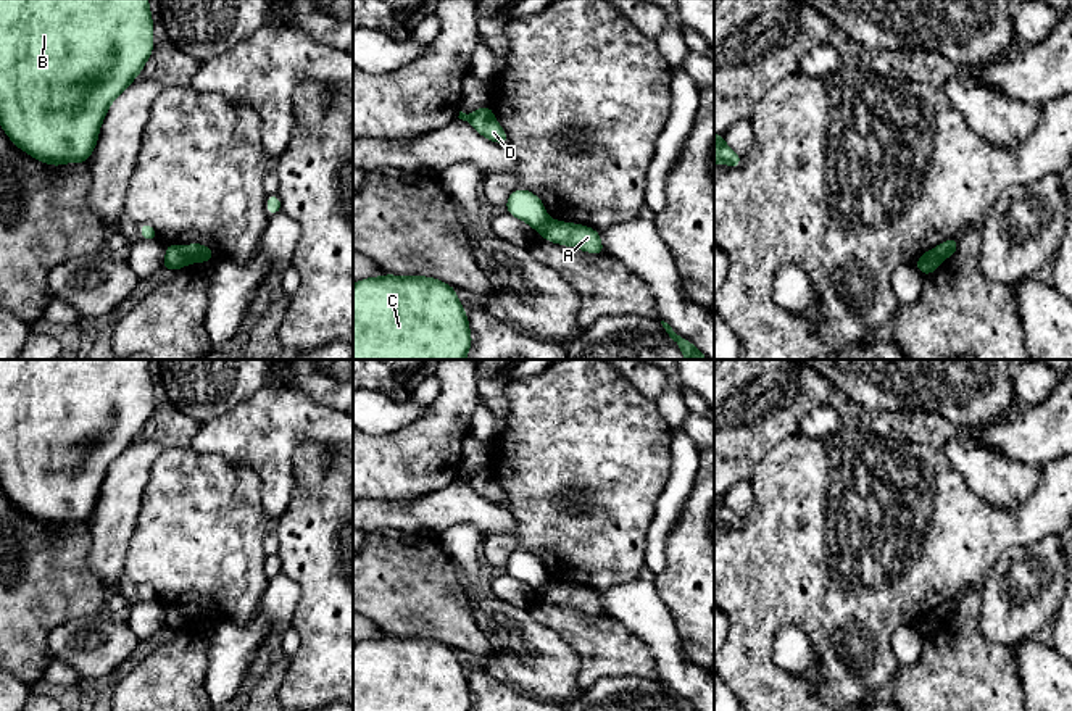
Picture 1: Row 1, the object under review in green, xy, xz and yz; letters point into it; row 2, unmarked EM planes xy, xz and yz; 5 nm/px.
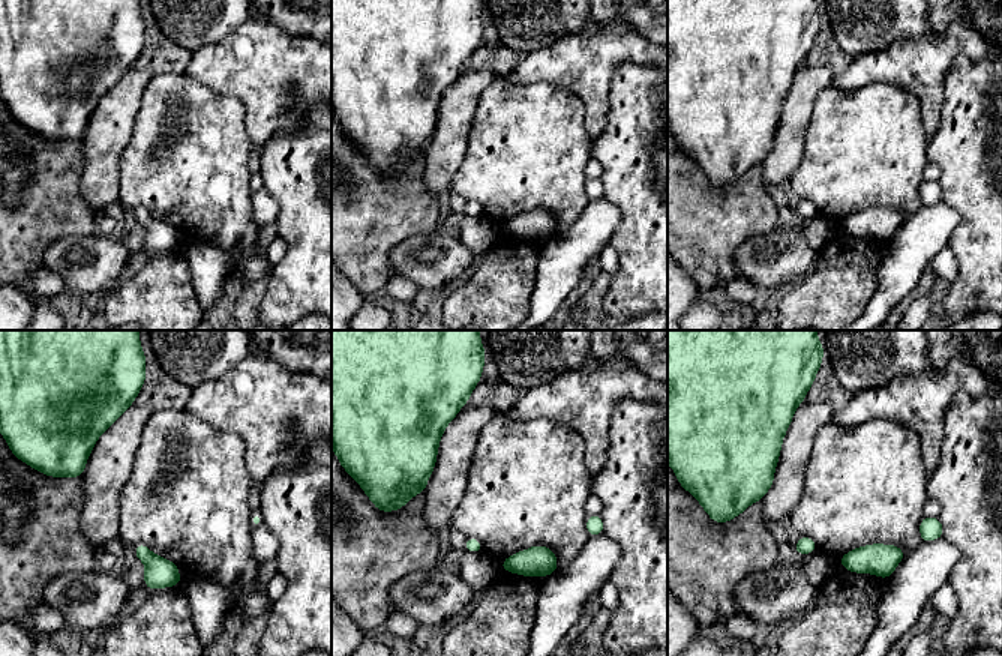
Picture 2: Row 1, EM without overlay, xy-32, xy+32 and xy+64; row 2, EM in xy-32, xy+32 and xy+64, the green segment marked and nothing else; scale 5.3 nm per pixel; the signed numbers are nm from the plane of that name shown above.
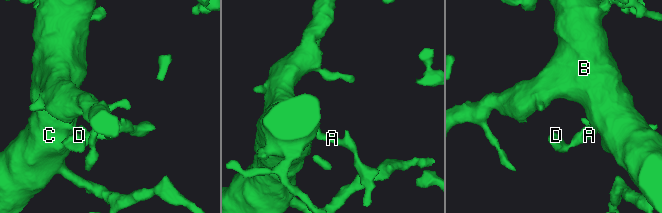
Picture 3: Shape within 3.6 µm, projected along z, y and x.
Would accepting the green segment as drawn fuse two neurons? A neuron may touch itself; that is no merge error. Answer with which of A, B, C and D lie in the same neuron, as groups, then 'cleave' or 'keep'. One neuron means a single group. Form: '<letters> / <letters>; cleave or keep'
A / B C D; cleave

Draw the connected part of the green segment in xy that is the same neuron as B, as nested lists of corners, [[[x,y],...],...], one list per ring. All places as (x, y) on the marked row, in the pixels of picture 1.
[[[0,0],[0,126],[40,163],[87,163],[110,105],[153,53],[148,0]]]

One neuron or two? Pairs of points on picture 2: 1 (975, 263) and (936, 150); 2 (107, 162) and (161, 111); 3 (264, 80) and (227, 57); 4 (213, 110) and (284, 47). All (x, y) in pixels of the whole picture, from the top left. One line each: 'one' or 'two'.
1: one
2: two
3: one
4: two

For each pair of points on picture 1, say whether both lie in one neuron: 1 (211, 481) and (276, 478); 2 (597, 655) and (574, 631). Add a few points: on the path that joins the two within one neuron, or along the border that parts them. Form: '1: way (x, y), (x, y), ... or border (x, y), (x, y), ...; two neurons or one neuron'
1: border (228, 460), (247, 465), (260, 478), (268, 516); two neurons
2: way (592, 648), (581, 637); one neuron

